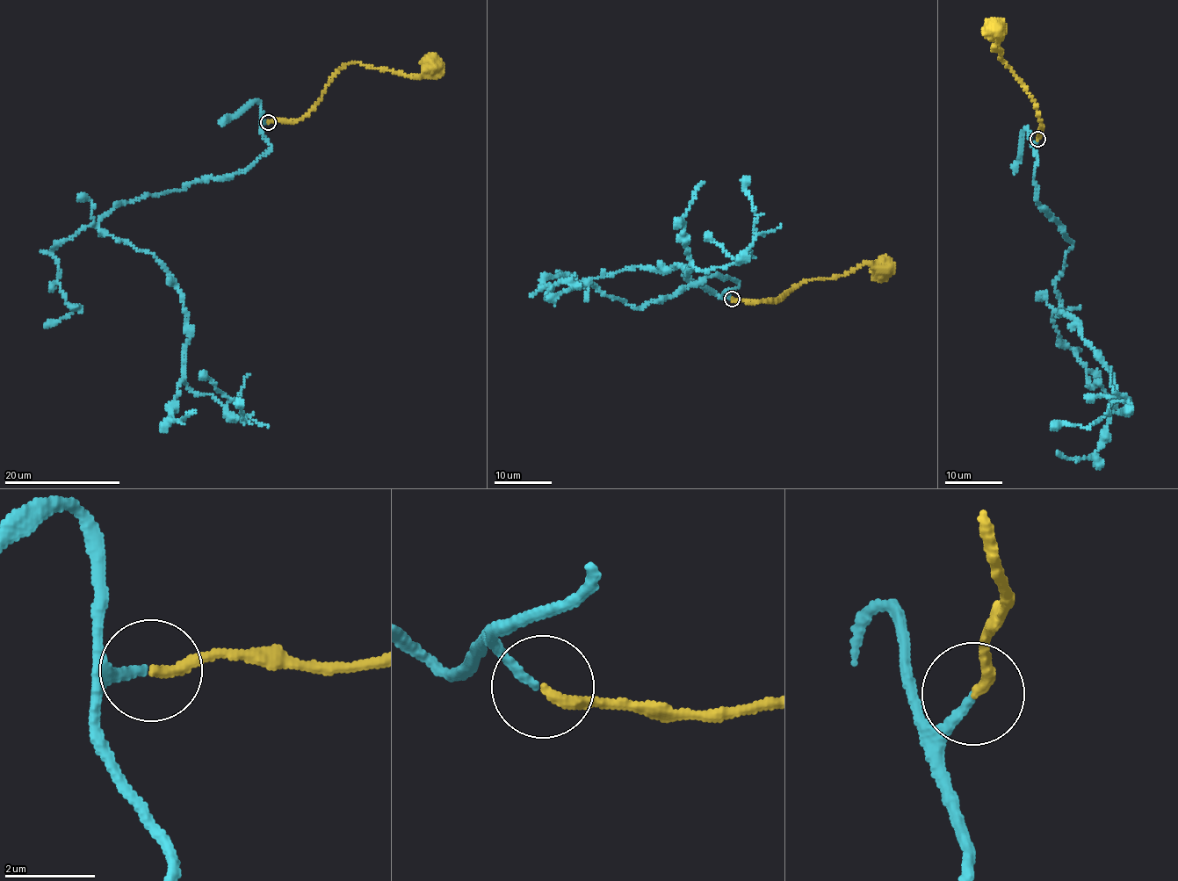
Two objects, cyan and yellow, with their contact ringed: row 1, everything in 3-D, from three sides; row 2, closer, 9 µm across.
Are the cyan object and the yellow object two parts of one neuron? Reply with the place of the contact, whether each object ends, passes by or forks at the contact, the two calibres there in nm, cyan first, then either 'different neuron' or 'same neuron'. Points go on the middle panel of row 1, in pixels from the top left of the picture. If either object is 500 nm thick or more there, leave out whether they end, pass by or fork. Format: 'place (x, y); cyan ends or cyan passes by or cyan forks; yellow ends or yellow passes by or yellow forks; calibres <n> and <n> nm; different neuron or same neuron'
place (732, 299); cyan ends; yellow ends; calibres 180 and 240 nm; same neuron

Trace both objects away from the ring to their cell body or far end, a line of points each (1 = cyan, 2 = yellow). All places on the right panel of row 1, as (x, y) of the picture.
1: (1038, 139), (1038, 204), (1071, 241), (1056, 279), (1060, 314), (1129, 407), (1051, 426)
2: (1038, 139), (1043, 126), (1031, 97), (1012, 69), (1002, 61), (1001, 49), (993, 47), (997, 26)

